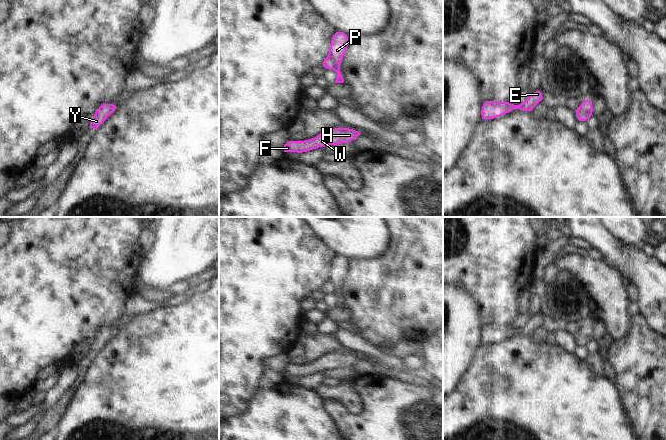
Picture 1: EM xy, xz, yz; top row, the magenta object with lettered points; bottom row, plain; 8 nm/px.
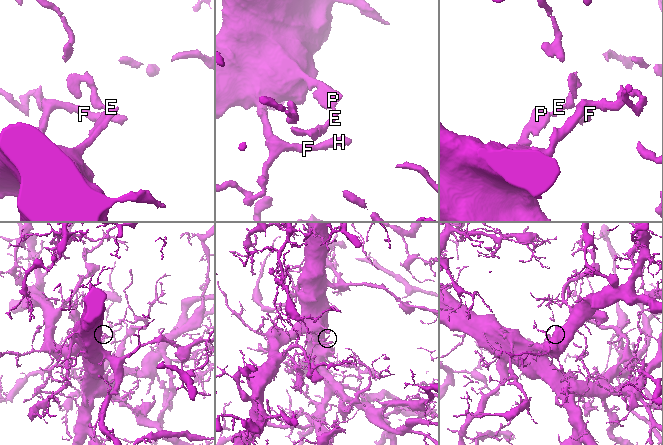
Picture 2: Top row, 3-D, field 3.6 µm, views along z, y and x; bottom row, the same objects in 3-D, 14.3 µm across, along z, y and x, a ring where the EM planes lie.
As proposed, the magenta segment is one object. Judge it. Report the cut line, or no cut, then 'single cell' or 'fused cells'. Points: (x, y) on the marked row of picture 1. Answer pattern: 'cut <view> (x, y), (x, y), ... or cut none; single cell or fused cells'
cut none; single cell

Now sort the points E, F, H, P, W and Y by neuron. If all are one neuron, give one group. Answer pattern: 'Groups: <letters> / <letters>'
Groups: E F H P W Y

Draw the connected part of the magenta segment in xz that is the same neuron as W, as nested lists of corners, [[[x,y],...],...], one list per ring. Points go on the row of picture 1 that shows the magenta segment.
[[[336,127],[319,133],[315,138],[303,141],[293,141],[288,139],[281,151],[286,154],[289,152],[305,153],[316,148],[325,146],[337,146],[342,143],[352,143],[352,141],[361,135],[352,128]]]

